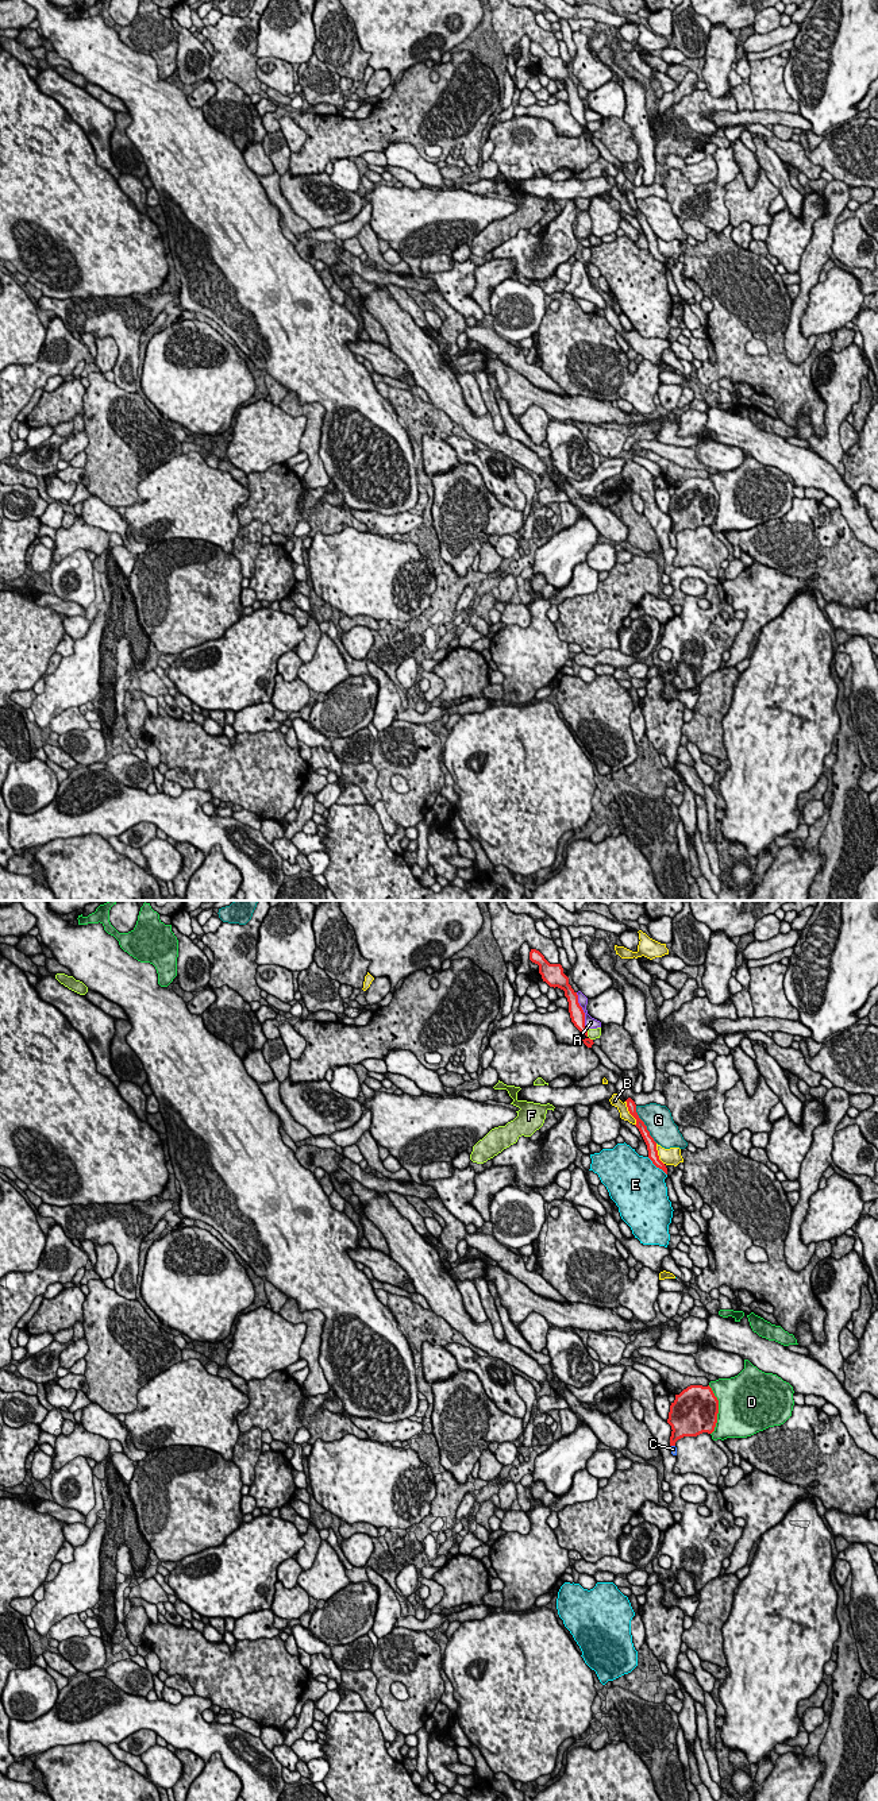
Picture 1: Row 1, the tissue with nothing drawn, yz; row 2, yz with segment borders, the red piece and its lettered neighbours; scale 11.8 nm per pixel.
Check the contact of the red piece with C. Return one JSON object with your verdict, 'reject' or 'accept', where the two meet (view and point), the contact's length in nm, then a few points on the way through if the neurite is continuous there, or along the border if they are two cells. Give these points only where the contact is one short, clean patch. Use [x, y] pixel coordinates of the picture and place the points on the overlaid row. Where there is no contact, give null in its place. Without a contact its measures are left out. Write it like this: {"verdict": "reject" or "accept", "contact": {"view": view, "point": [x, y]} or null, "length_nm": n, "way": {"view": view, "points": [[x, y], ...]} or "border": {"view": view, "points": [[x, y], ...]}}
{"verdict": "accept", "contact": {"view": "yz", "point": [673, 1445]}, "length_nm": 70, "way": {"view": "yz", "points": [[681, 1426], [673, 1445], [673, 1449]]}}

